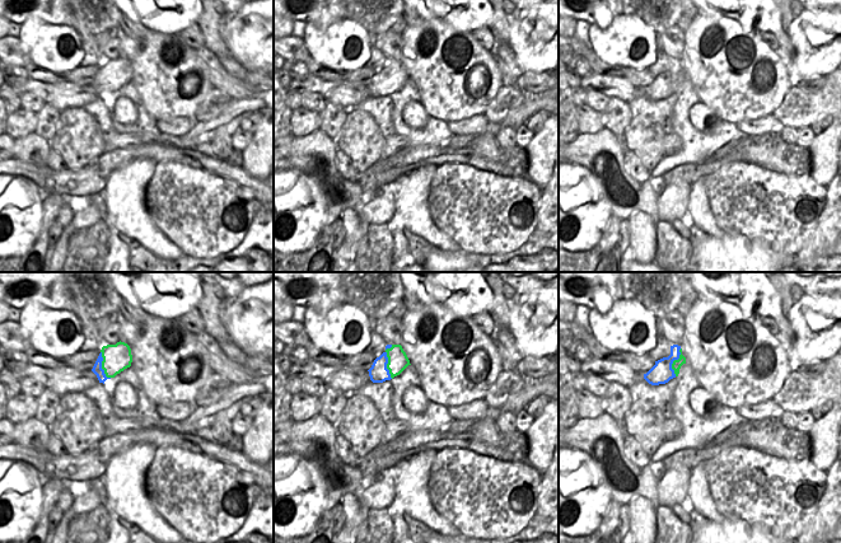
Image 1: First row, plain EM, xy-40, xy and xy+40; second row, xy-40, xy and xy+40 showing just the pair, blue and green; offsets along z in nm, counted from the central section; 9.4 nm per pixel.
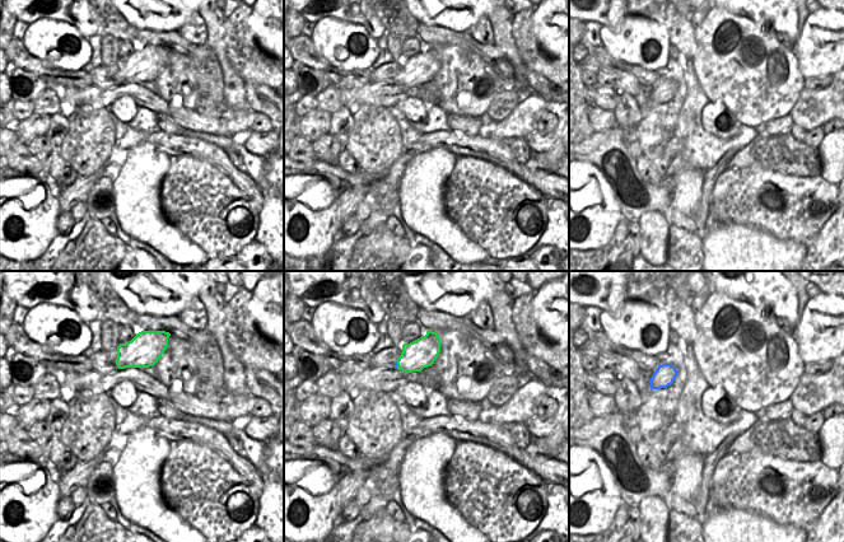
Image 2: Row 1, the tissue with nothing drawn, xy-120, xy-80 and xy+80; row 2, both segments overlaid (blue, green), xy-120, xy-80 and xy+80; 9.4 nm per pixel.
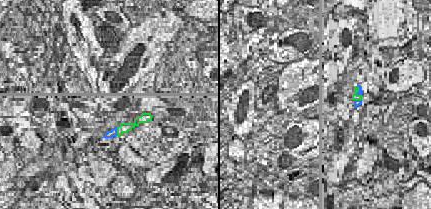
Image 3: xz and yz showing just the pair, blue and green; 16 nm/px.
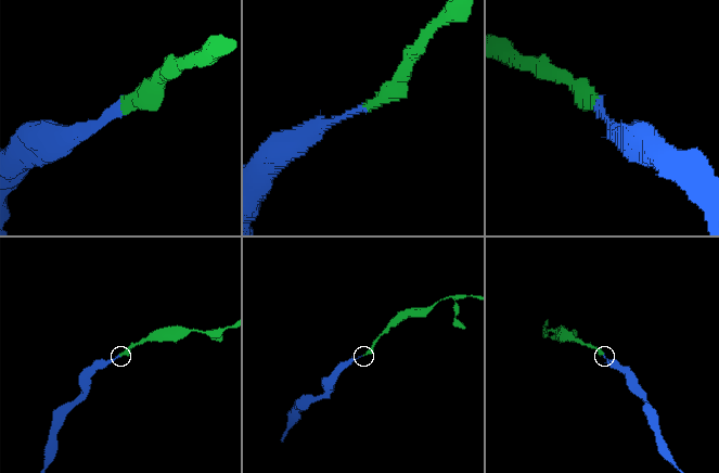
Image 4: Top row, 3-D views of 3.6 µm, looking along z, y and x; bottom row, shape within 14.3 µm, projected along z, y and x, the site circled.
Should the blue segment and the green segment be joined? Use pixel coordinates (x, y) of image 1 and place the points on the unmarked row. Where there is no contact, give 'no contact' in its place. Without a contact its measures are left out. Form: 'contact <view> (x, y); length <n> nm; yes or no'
contact xy (387, 76); length 320 nm; yes

